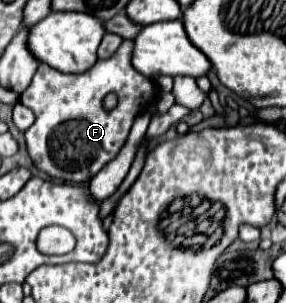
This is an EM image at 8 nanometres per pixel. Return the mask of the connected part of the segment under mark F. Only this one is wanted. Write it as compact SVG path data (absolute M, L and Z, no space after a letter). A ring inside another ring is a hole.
M125 40L111 58L97 60L95 66L83 74L63 74L49 64L37 68L19 102L35 114L35 124L25 132L25 140L29 156L39 170L51 178L79 184L89 182L119 154L135 118L147 112L155 100L155 82L133 68L131 56L133 40ZM109 92L119 98L115 112L103 110L103 98Z

